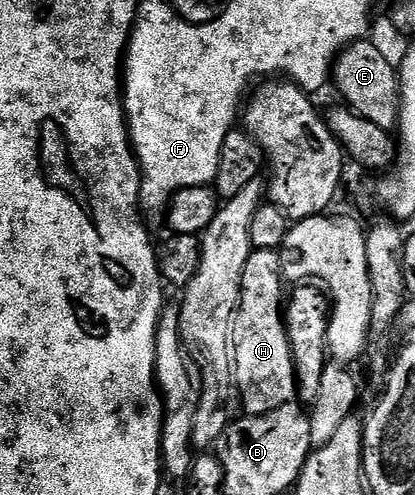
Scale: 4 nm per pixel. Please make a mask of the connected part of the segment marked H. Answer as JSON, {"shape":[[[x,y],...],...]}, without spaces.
{"shape":[[[253,249],[252,255],[246,260],[246,268],[242,276],[242,288],[240,289],[240,308],[236,312],[236,317],[232,324],[232,360],[234,363],[234,386],[240,389],[240,402],[244,405],[243,413],[251,416],[253,414],[268,414],[272,410],[277,410],[279,406],[284,406],[297,397],[298,387],[296,384],[296,366],[292,362],[292,349],[288,343],[288,329],[284,326],[284,317],[282,307],[286,302],[286,290],[284,294],[285,279],[280,272],[280,256],[274,250]]]}

